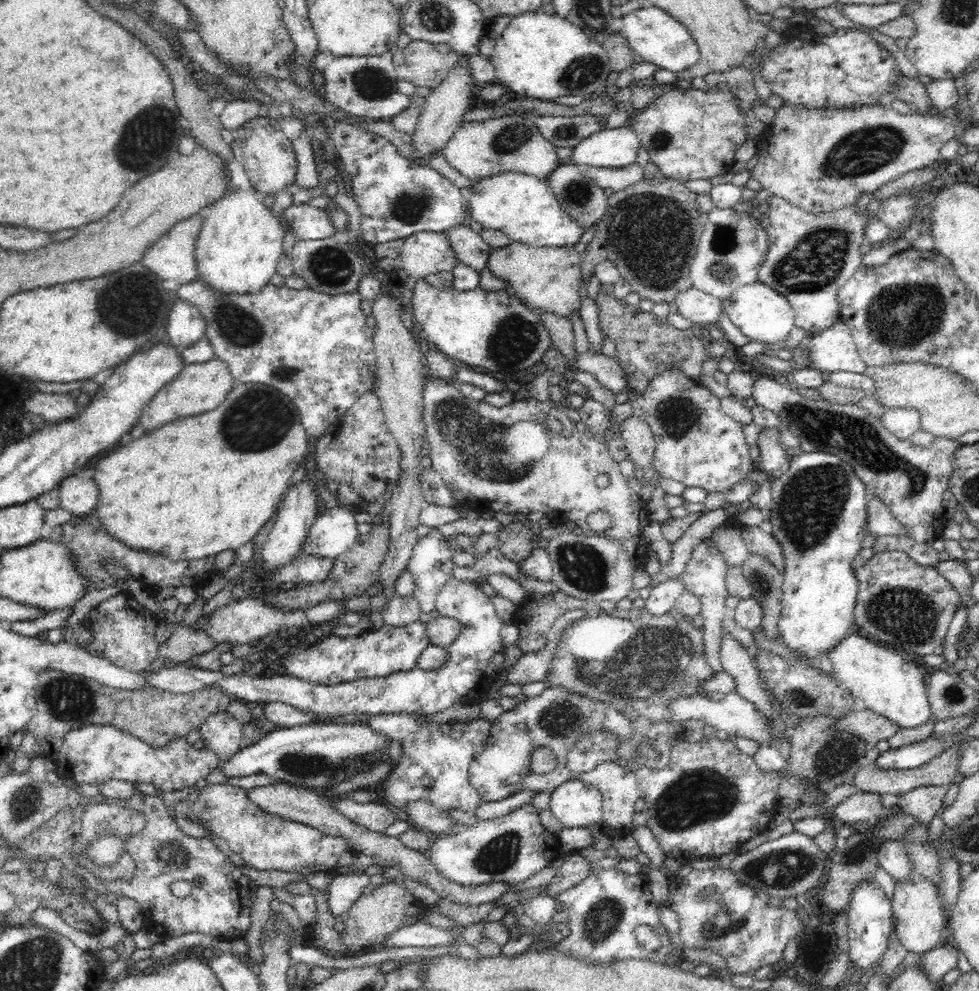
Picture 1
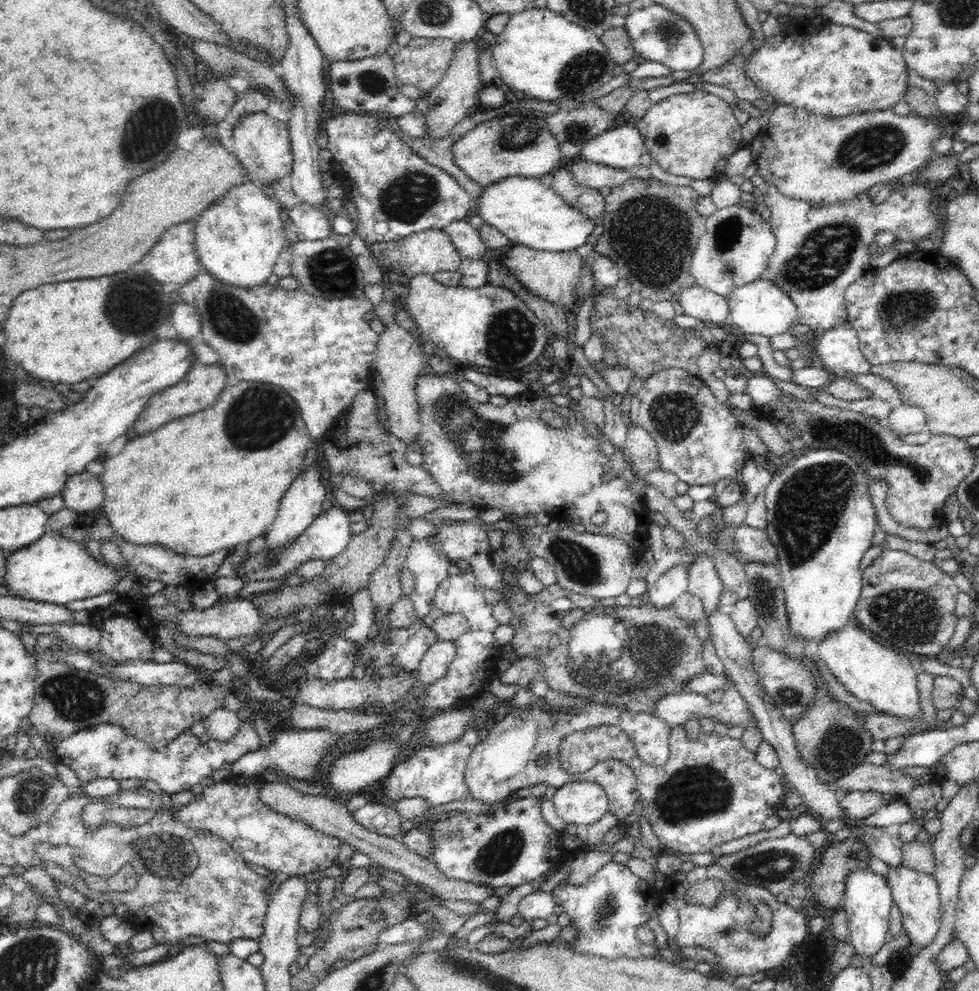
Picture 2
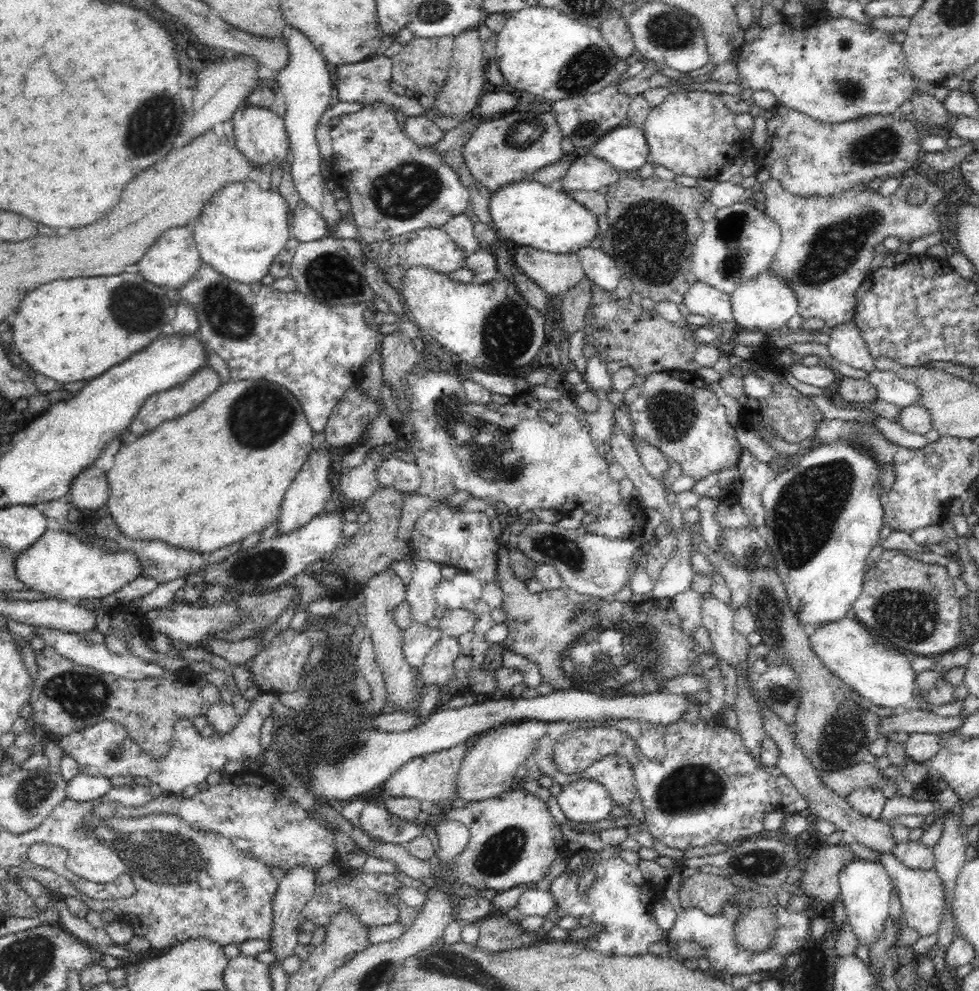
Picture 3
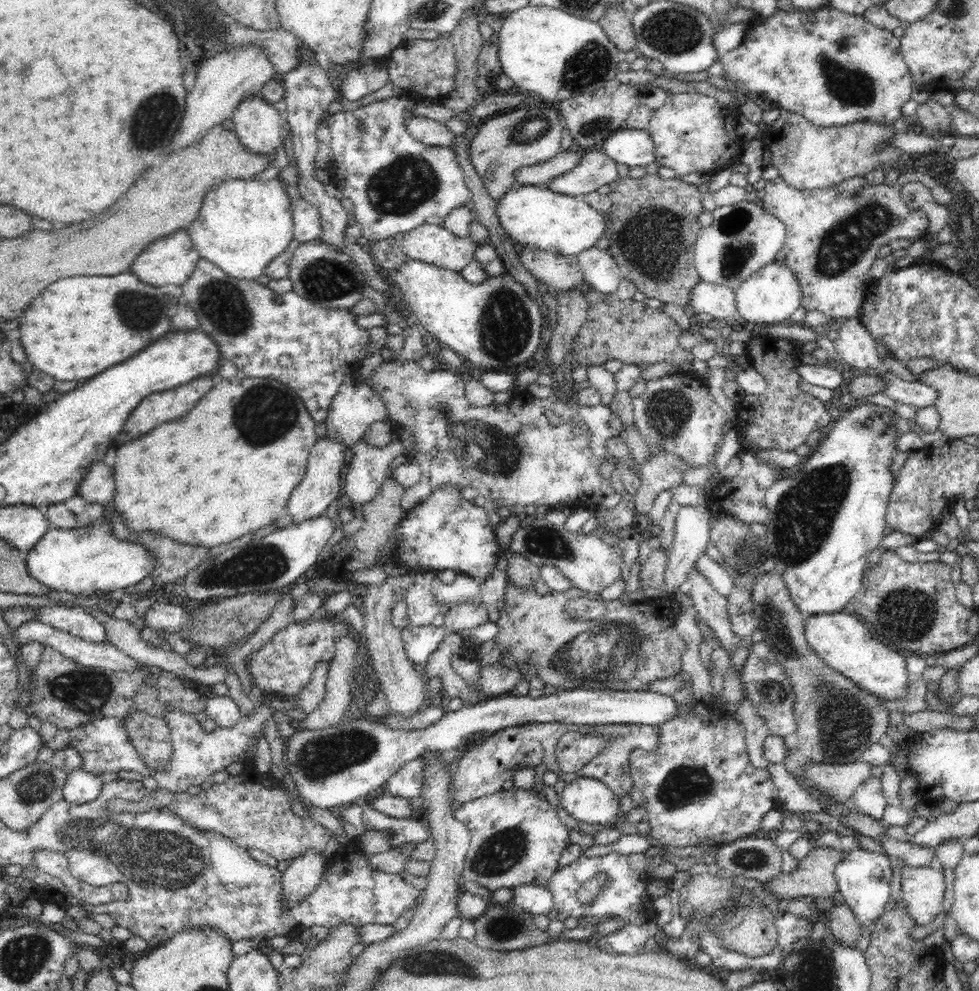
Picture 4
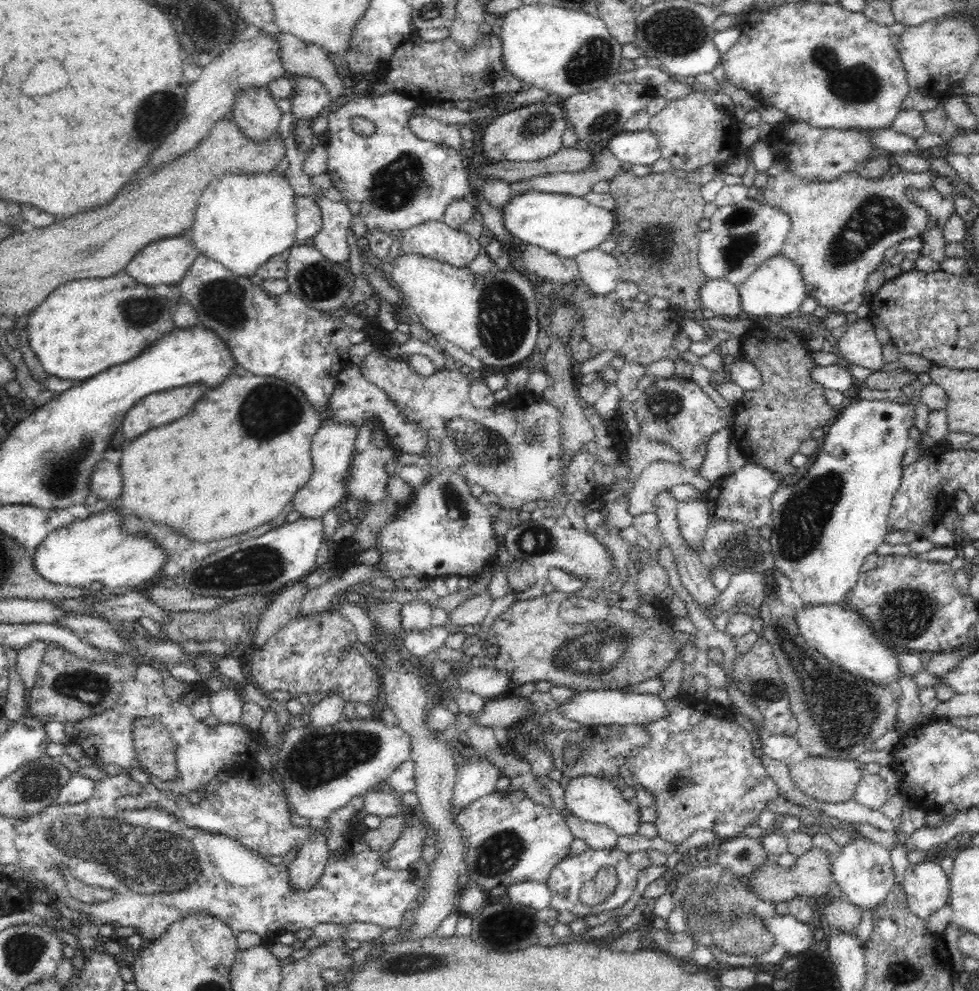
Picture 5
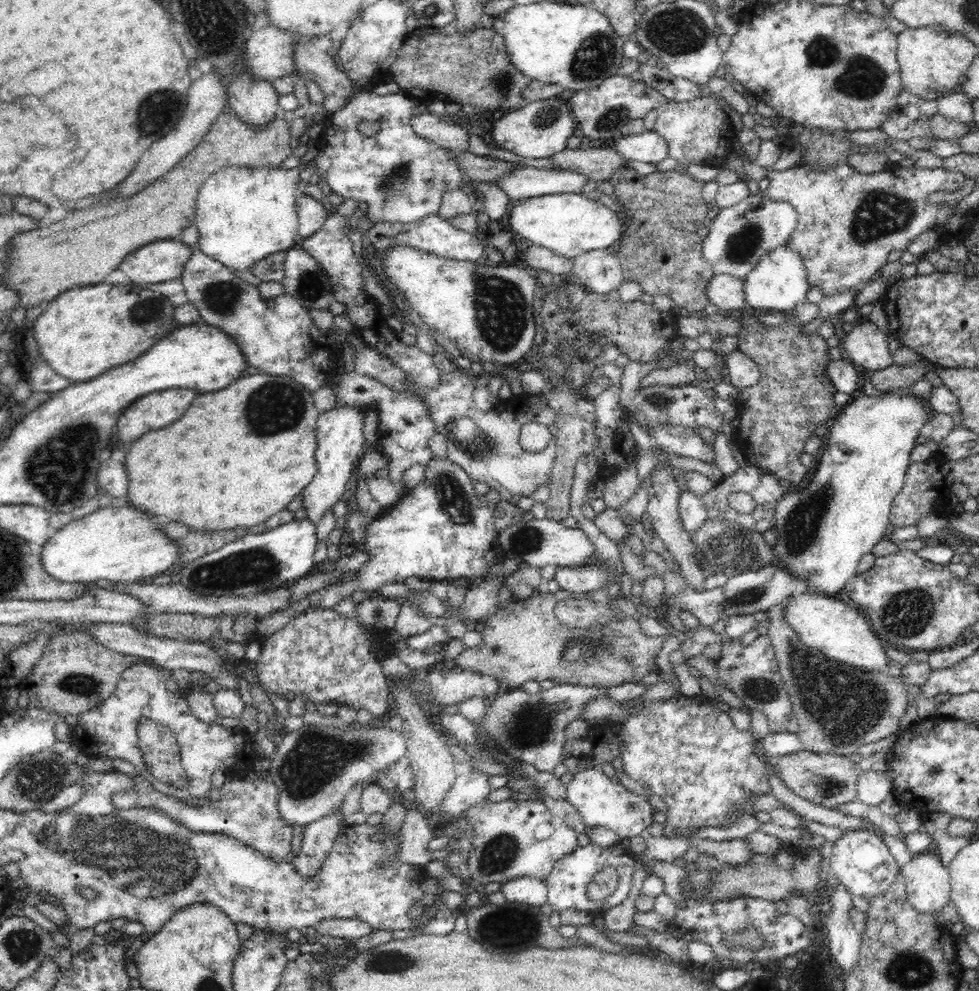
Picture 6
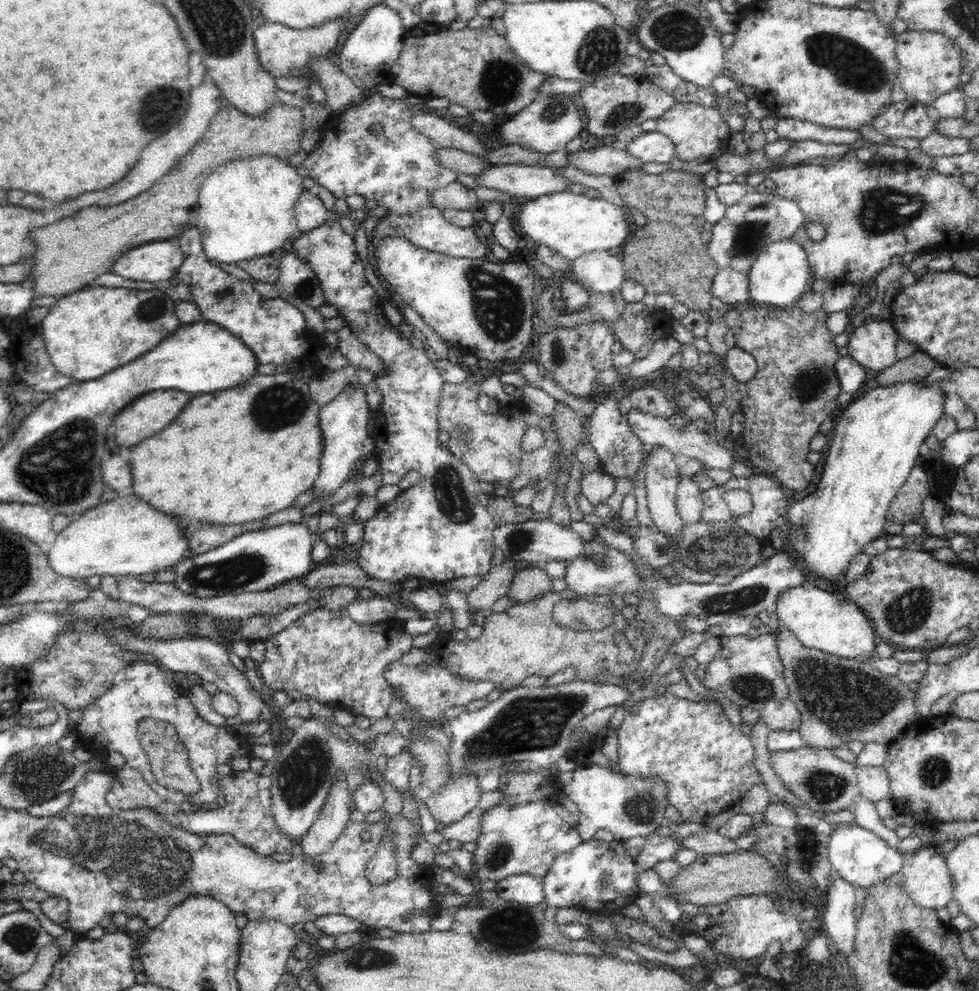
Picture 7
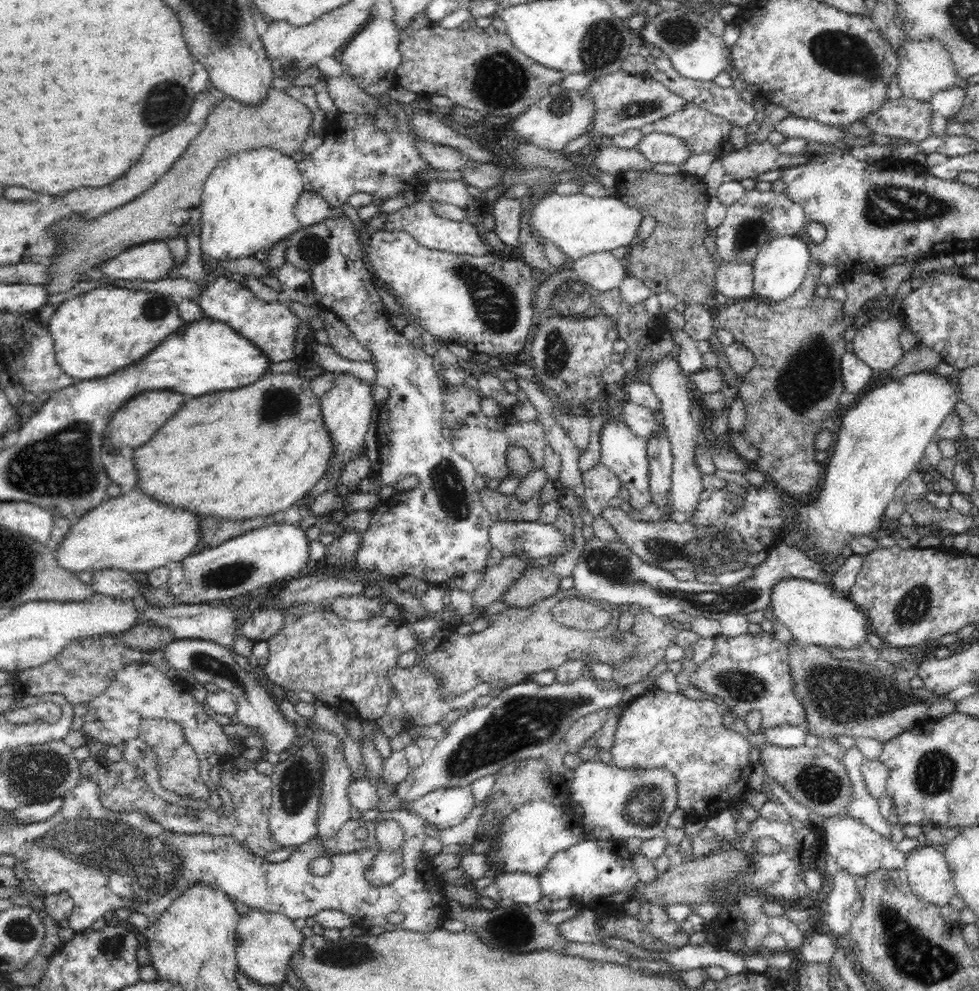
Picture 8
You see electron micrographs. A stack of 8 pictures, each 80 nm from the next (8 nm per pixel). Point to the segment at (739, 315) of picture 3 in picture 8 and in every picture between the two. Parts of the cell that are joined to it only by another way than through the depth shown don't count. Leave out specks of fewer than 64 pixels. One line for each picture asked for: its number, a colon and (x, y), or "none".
4: (770, 296)
5: (776, 289)
6: (779, 282)
7: (779, 275)
8: (781, 265)

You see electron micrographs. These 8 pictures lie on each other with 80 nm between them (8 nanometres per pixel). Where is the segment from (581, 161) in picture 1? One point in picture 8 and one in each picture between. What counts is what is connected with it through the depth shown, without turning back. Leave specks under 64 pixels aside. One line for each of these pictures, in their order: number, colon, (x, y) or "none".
2: (621, 147)
3: (625, 148)
4: (631, 147)
5: (635, 147)
6: (648, 146)
7: (649, 147)
8: (656, 147)

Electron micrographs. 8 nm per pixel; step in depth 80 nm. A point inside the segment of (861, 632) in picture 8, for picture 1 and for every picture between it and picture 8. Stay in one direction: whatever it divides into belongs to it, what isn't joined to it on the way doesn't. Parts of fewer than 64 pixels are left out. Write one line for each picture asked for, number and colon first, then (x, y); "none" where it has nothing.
1: (884, 682)
2: (885, 678)
3: (885, 677)
4: (845, 643)
5: (838, 633)
6: (833, 626)
7: (820, 617)

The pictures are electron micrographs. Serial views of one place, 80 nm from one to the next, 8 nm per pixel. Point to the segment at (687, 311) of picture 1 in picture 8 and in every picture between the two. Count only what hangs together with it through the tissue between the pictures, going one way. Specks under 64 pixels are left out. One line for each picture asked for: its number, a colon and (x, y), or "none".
2: (703, 304)
3: (707, 301)
4: (717, 300)
5: (723, 298)
6: (725, 291)
7: (731, 287)
8: (735, 281)

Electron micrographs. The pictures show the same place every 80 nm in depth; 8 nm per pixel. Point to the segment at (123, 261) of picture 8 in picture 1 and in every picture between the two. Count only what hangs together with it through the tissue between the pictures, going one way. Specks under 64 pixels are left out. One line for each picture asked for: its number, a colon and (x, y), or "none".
1: (172, 257)
2: (173, 258)
3: (173, 259)
4: (171, 259)
5: (165, 261)
6: (163, 260)
7: (159, 261)

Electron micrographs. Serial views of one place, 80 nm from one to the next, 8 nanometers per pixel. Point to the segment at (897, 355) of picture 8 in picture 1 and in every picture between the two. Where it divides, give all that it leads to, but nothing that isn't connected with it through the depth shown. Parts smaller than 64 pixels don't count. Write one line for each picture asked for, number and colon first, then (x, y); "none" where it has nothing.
1: (832, 350)
2: (837, 349)
3: (846, 345)
4: (854, 345)
5: (858, 345)
6: (865, 345)
7: (873, 345)

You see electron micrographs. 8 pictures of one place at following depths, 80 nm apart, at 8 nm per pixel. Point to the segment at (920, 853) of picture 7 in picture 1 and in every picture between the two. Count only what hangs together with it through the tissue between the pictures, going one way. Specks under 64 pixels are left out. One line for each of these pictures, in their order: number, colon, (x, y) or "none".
1: (919, 917)
2: (916, 894)
3: (921, 893)
4: (922, 887)
5: (926, 887)
6: (927, 882)

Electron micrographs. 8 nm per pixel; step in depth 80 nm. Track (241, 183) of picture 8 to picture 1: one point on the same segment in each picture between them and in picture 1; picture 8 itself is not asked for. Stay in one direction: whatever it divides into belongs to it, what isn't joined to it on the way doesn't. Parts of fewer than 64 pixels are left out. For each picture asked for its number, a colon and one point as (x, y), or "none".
1: (240, 241)
2: (239, 237)
3: (241, 229)
4: (242, 225)
5: (242, 220)
6: (243, 214)
7: (246, 207)

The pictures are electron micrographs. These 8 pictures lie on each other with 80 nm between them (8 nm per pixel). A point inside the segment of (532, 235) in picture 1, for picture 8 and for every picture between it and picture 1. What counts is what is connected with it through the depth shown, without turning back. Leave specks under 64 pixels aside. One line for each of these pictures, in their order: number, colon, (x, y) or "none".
2: (529, 213)
3: (528, 213)
4: (531, 215)
5: (566, 225)
6: (569, 224)
7: (571, 224)
8: (578, 225)

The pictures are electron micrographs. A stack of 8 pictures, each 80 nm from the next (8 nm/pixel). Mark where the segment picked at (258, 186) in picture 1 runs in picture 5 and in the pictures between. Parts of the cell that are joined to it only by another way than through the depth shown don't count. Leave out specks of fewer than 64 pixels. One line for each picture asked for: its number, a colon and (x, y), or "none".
2: (262, 144)
3: (260, 135)
4: (261, 128)
5: (255, 112)

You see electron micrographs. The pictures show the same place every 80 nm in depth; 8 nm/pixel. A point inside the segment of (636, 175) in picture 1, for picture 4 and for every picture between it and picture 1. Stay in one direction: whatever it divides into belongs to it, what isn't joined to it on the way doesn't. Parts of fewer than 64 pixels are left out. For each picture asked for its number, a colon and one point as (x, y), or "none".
2: (596, 176)
3: (588, 173)
4: (595, 169)

